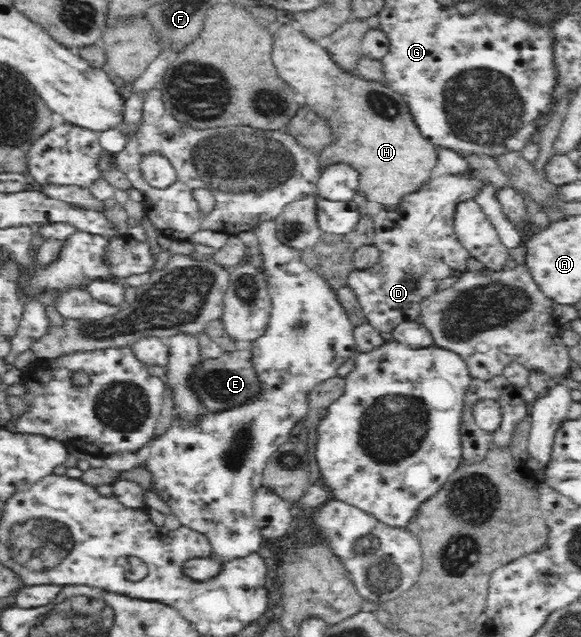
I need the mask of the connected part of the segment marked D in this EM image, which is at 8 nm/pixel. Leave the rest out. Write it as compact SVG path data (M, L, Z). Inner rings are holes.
M443 174L430 178L420 188L402 196L394 208L384 208L376 216L373 245L379 248L381 260L367 271L354 270L348 277L348 287L353 289L359 298L359 304L366 319L372 322L385 341L394 341L394 330L406 323L420 322L422 305L438 291L449 289L466 272L469 252L457 239L453 228L453 213L456 206L468 198L475 198L480 181L476 177L456 177Z

